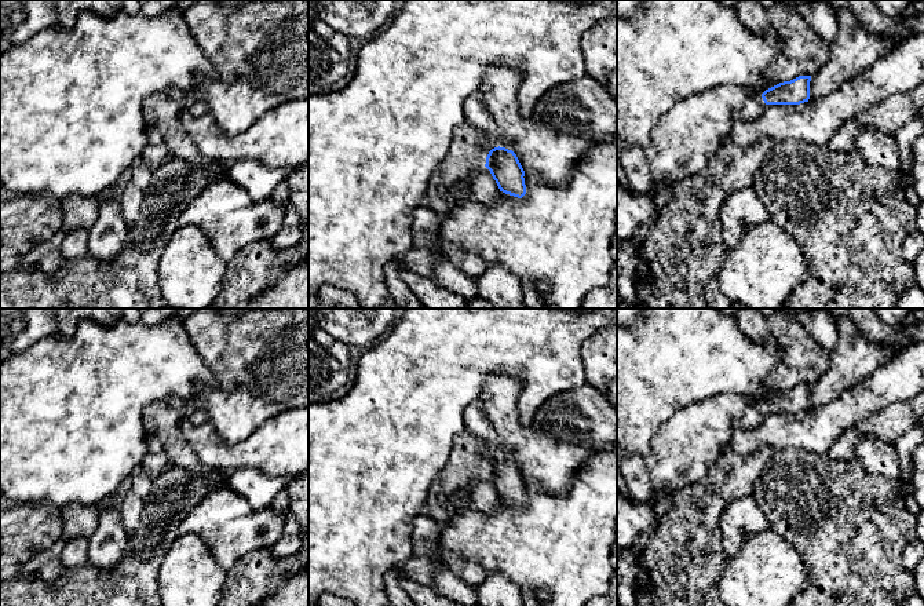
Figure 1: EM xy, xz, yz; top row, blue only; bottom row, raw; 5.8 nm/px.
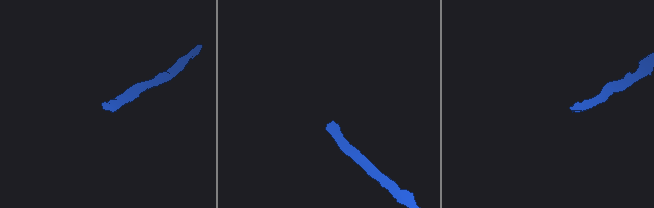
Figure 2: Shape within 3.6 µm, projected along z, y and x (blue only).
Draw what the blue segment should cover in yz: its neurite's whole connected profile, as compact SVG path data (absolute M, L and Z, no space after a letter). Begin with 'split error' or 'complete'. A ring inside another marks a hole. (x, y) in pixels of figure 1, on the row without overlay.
split error; M799 384L790 390L779 391L762 404L750 404L742 415L733 419L733 431L749 431L757 427L767 413L800 413L810 408L811 384Z

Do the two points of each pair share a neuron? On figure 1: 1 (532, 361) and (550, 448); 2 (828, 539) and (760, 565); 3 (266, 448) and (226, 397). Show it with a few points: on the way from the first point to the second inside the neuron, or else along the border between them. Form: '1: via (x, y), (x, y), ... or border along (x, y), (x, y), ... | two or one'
1: border along (570, 389), (550, 397), (528, 424), (519, 423) | two
2: border along (771, 530), (778, 533), (800, 555), (809, 581) | two
3: border along (281, 412), (237, 442), (226, 442), (222, 438) | two

